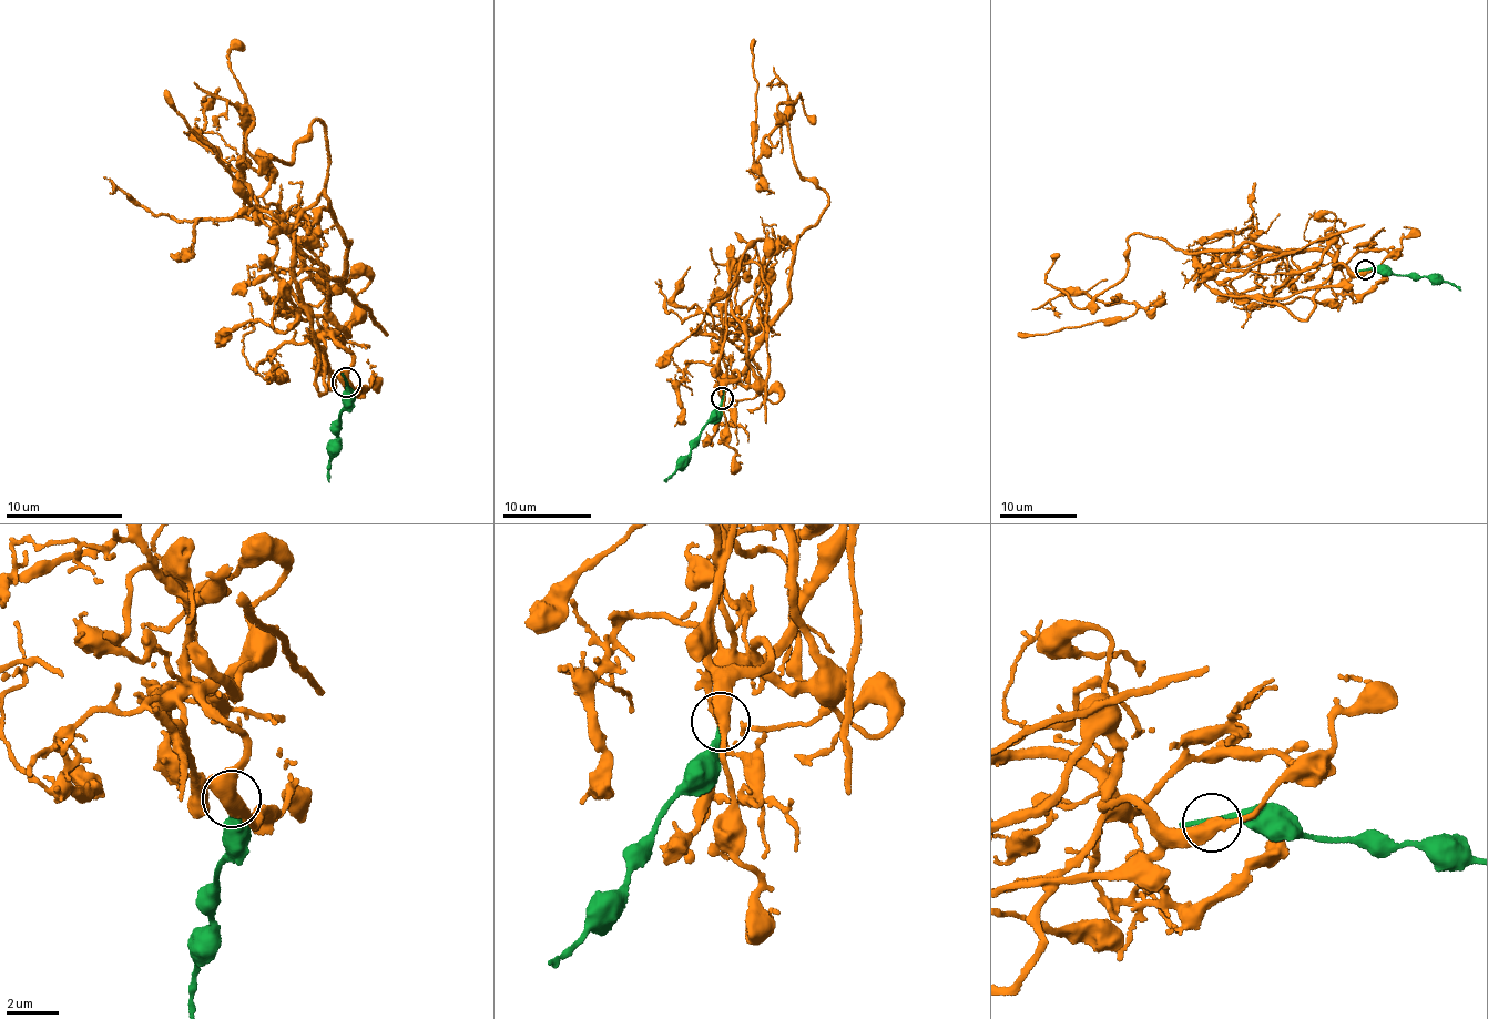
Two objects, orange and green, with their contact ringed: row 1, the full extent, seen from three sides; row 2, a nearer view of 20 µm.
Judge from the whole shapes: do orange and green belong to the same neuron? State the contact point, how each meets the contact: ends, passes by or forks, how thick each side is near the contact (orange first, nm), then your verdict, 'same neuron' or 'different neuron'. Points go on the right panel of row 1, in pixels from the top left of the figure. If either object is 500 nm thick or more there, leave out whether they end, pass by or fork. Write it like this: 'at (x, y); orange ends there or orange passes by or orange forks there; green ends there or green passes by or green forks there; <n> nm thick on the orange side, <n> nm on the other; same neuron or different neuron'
at (1365, 269); orange passes by; green ends there; 440 nm thick on the orange side, 260 nm on the other; different neuron

